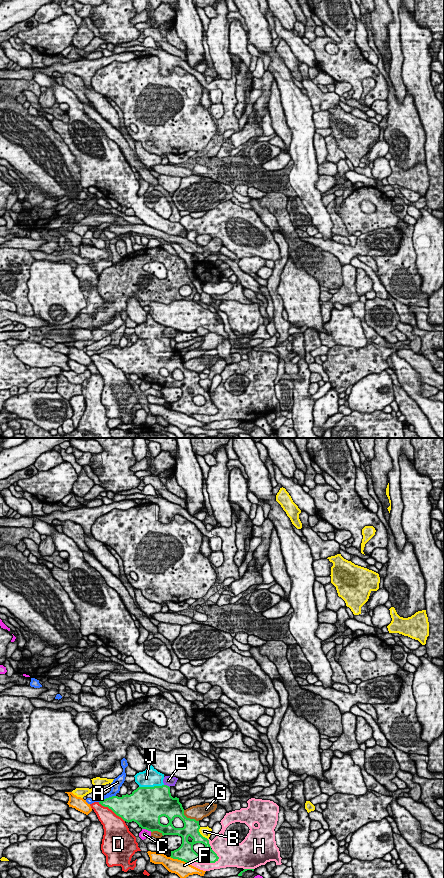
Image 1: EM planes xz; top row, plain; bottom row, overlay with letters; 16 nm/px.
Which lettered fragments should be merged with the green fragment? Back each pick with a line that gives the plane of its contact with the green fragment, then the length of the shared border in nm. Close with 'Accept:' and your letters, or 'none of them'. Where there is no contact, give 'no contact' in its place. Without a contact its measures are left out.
J: meets green in xz; contact 400 nm long
Accept: J

